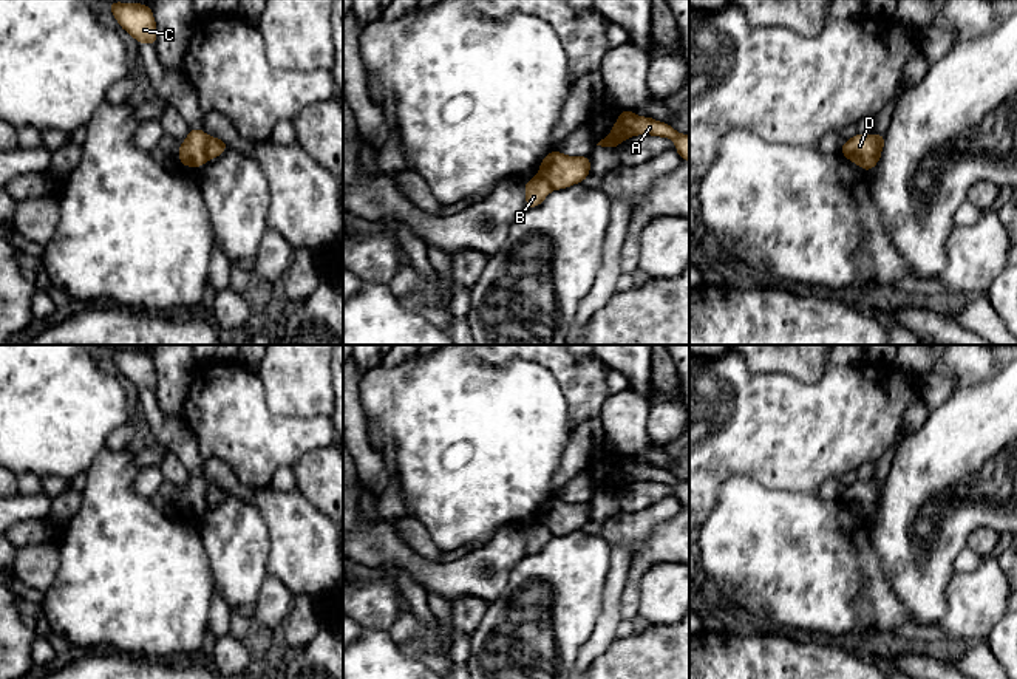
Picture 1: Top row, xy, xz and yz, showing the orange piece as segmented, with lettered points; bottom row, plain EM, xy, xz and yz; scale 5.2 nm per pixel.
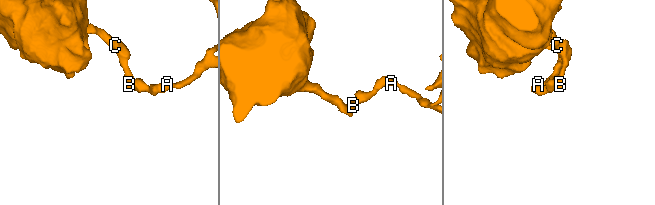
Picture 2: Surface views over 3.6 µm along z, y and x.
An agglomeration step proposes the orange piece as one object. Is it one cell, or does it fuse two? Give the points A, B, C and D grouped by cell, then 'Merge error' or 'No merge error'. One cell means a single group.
Groups: A D / B C. Merge error

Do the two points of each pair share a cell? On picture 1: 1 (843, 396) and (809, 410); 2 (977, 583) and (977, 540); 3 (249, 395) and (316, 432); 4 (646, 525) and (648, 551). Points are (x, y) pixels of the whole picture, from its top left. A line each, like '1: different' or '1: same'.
1: same
2: different
3: same
4: different

